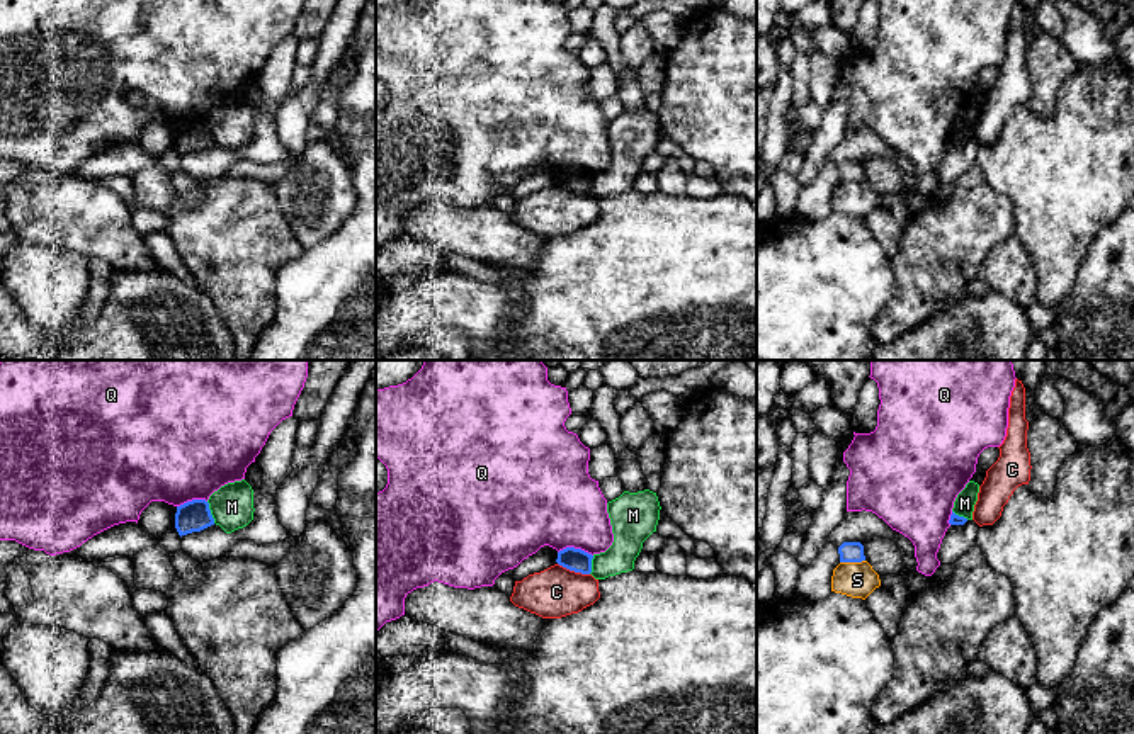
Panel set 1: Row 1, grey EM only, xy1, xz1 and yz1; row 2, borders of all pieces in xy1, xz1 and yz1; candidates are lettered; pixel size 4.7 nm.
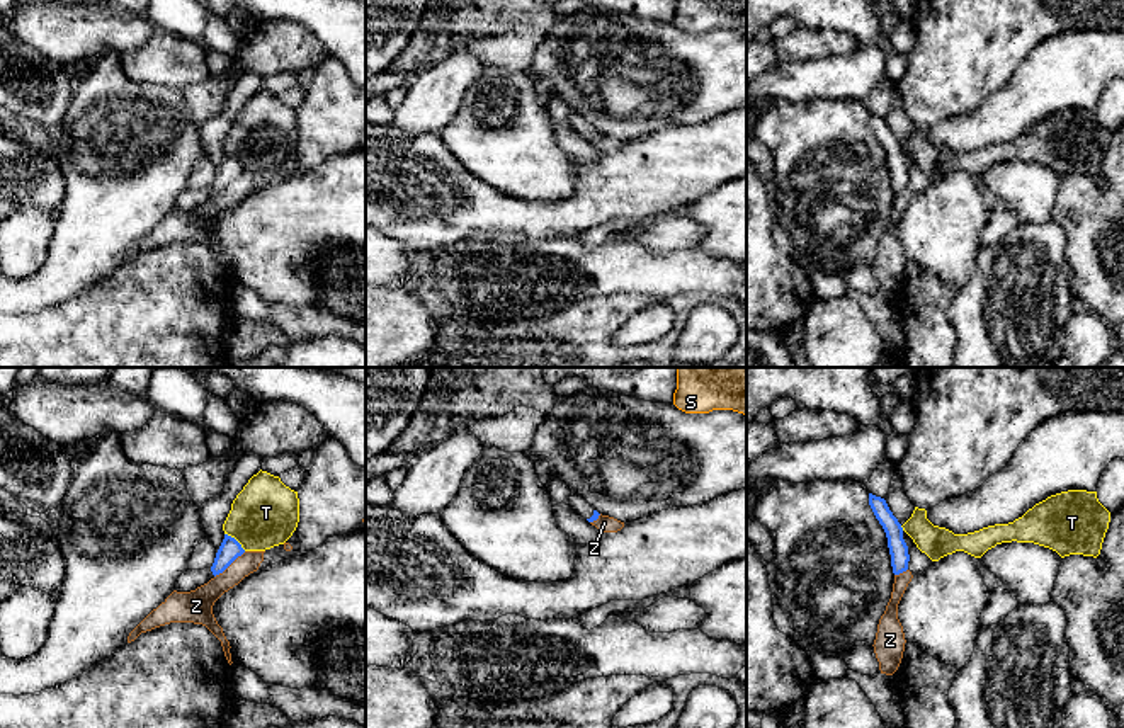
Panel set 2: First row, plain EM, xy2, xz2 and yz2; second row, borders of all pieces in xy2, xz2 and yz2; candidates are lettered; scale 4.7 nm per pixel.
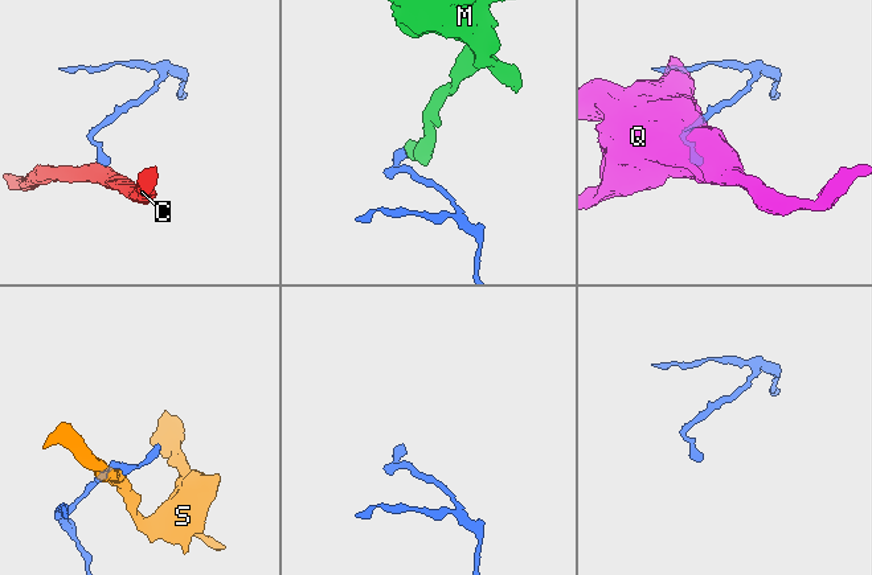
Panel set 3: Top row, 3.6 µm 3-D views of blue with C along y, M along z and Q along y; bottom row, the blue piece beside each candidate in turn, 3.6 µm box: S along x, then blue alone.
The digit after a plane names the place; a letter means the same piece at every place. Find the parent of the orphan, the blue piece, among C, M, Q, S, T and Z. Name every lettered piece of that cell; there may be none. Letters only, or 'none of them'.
none of them

